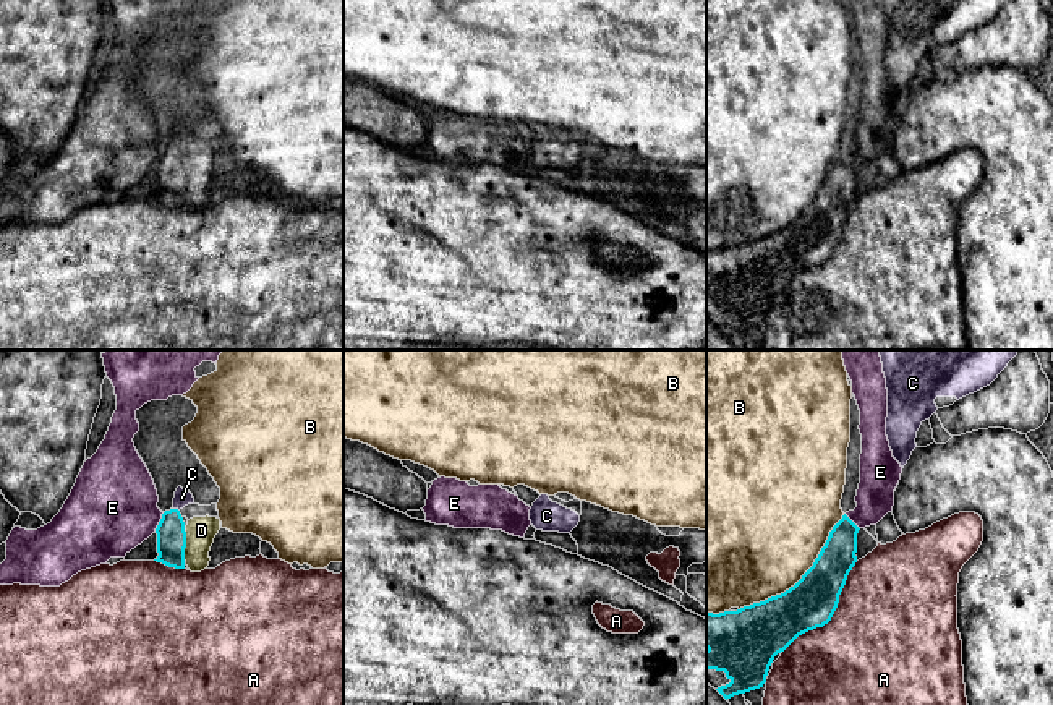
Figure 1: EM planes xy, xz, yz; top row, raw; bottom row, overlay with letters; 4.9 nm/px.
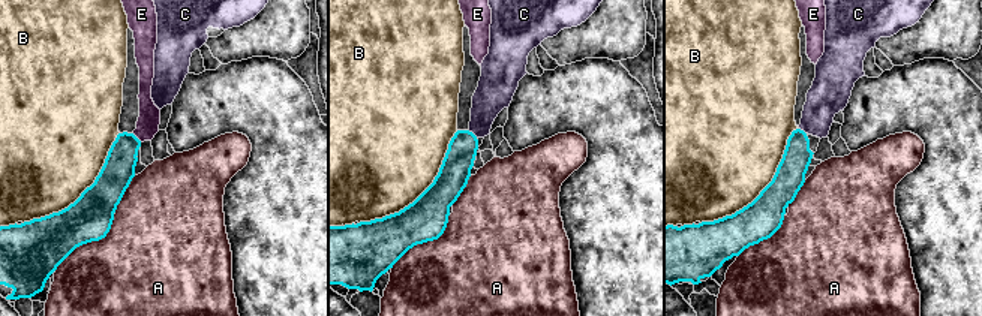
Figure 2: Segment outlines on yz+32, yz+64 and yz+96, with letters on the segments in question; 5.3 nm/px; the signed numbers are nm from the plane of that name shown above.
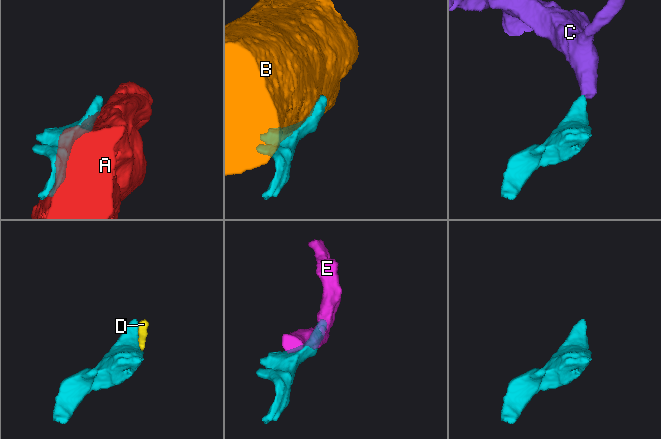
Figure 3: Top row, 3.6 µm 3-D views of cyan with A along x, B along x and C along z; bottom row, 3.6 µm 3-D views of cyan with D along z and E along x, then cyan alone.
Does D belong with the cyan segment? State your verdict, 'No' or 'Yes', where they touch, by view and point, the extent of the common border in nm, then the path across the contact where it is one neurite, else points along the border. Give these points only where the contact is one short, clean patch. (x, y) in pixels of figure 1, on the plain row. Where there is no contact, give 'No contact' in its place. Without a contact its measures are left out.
Yes. Touches cyan at xy (185, 183). Shared border 140 nm

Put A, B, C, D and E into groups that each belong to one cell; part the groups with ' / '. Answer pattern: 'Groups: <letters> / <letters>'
Groups: A / B / C D / E

